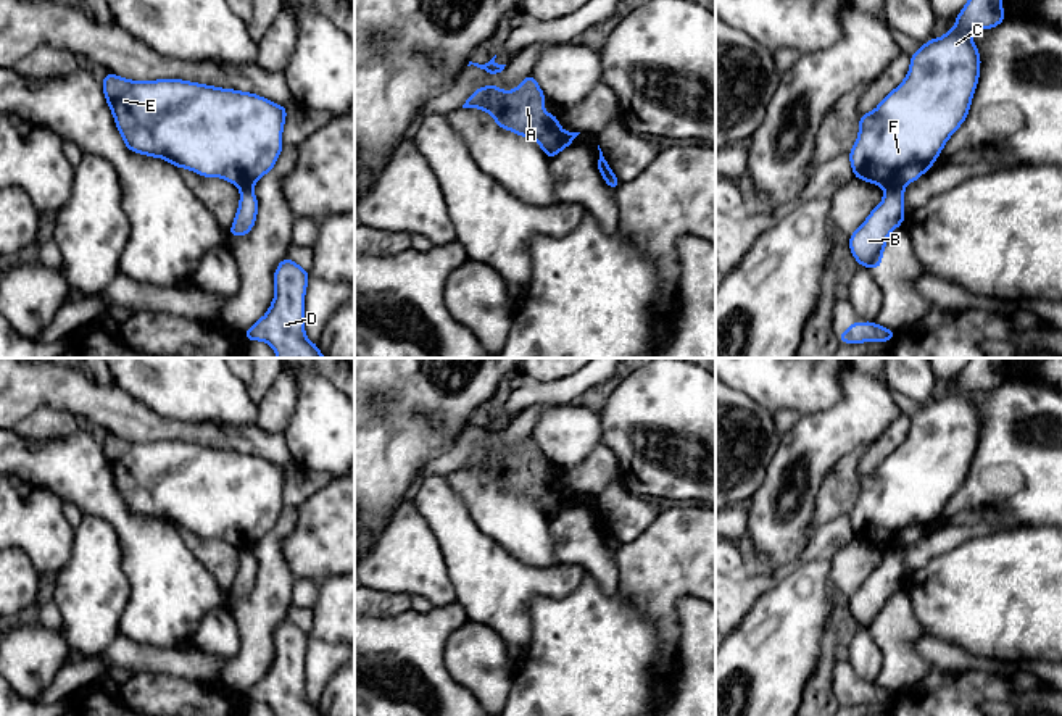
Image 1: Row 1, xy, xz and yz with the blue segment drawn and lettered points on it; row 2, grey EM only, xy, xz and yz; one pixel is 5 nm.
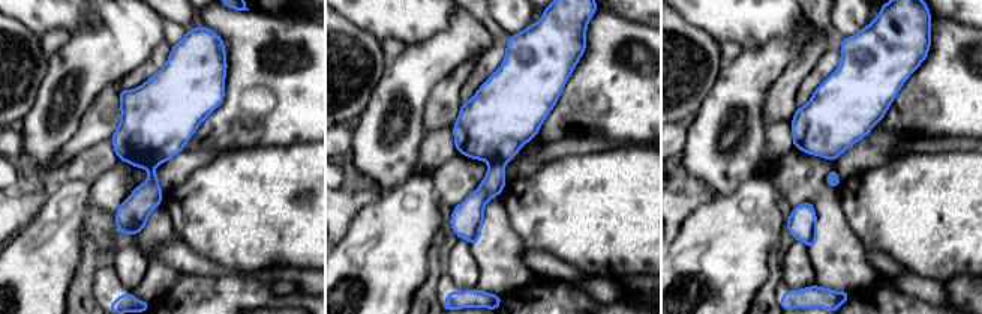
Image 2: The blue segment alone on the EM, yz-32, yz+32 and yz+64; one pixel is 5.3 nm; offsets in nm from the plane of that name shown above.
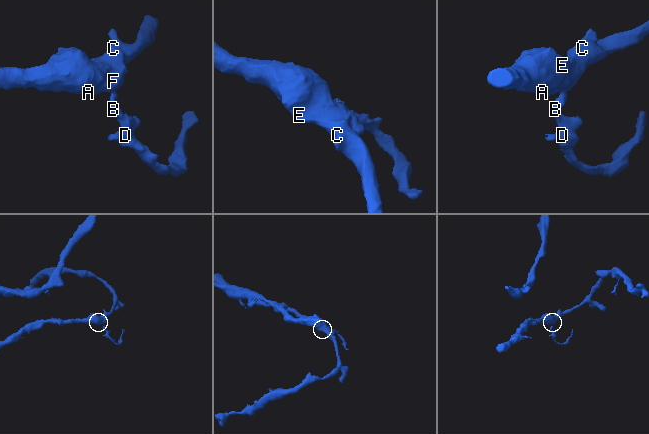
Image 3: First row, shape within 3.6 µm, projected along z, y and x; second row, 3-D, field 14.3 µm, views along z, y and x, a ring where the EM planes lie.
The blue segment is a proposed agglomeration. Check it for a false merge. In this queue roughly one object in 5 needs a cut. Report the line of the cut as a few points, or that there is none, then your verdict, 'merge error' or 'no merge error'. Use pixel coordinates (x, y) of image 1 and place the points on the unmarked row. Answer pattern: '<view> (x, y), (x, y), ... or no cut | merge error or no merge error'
yz (903, 547), (885, 550) | merge error

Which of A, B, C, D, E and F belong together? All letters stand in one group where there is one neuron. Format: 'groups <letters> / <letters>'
groups A C E F / B D

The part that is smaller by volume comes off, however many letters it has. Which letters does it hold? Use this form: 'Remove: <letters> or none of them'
Remove: B, D

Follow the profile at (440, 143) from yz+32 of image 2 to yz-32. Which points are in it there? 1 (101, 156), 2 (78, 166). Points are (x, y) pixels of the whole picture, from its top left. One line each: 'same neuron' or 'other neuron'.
1: same neuron
2: same neuron

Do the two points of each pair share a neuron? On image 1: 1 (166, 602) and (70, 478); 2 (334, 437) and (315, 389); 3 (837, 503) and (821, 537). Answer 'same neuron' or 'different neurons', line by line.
1: same neuron
2: same neuron
3: different neurons

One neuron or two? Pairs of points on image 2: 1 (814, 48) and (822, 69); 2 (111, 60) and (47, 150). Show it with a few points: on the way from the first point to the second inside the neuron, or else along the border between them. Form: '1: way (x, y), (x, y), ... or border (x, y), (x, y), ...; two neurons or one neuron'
1: border (828, 47), (799, 87); two neurons
2: way (89, 83), (80, 92), (75, 114), (63, 128); one neuron

